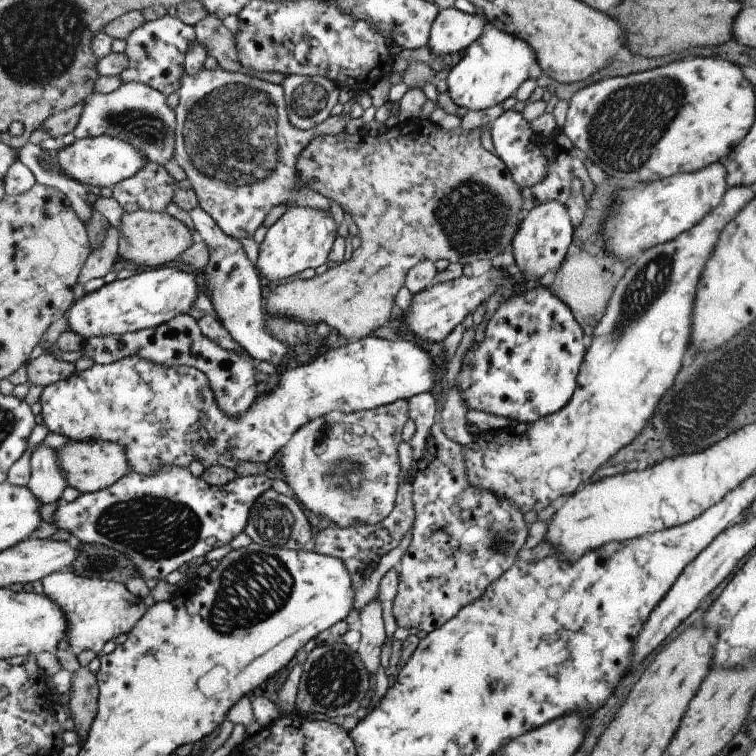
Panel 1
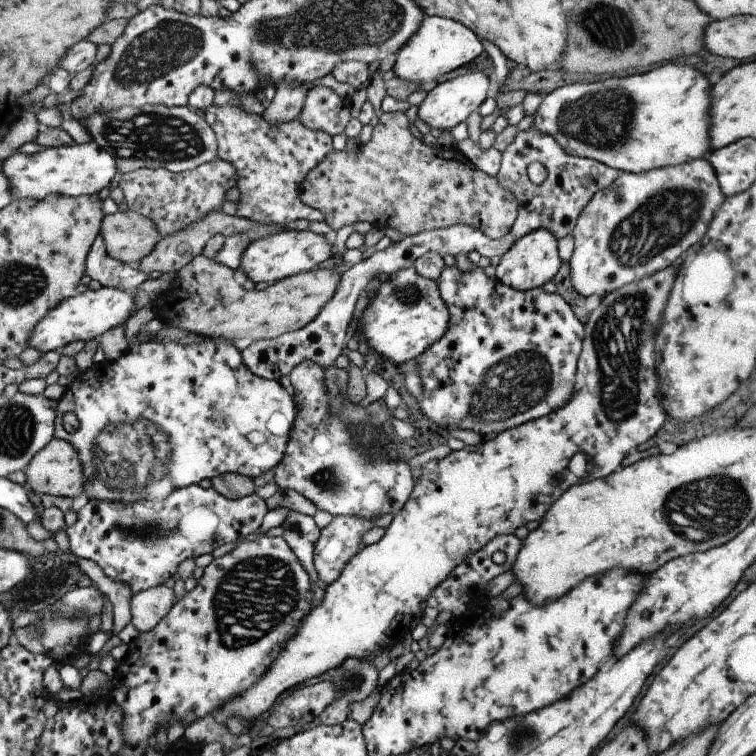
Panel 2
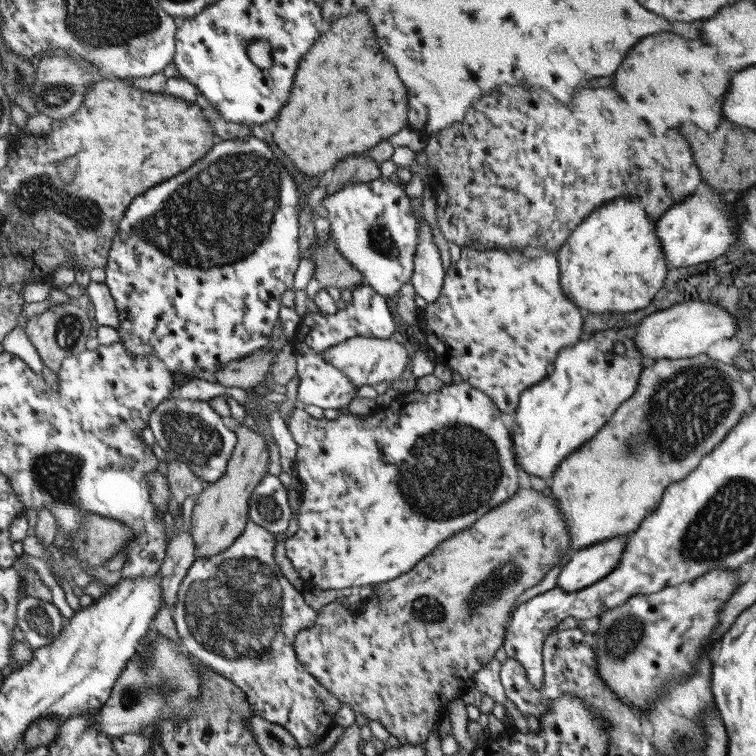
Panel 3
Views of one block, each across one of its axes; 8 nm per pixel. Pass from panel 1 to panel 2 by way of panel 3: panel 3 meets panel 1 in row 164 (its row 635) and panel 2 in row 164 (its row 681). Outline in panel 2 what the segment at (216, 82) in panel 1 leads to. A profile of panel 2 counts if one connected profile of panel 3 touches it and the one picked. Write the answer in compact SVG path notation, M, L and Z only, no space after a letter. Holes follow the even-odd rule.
M215 103L205 110L204 120L218 140L218 159L230 162L238 174L240 200L238 217L258 224L285 225L294 220L324 221L324 215L300 200L300 184L333 148L333 136L321 130L306 128L298 119L270 124L263 115L246 112L243 107Z

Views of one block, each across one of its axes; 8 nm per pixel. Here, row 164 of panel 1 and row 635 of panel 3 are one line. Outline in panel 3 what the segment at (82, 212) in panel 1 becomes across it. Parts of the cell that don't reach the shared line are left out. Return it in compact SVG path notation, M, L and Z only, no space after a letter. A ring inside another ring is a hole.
M26 597L17 606L17 625L33 649L45 647L60 634L66 618L54 603Z

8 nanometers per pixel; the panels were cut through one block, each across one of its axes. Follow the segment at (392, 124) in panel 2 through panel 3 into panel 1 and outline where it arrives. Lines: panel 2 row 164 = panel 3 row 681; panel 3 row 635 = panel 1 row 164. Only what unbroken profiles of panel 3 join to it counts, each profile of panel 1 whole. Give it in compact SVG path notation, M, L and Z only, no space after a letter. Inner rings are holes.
M416 119L399 123L393 127L388 127L385 132L377 136L369 135L369 130L366 126L358 130L356 134L348 134L345 130L340 134L319 136L314 138L302 152L300 158L296 162L296 170L298 170L298 178L300 178L300 188L310 188L318 194L323 194L327 199L336 200L336 204L340 206L345 212L348 212L355 220L360 233L360 246L353 250L351 259L347 261L338 261L338 265L329 267L322 274L316 274L310 279L296 279L286 284L280 284L274 290L270 291L269 297L266 300L266 310L268 316L276 318L294 318L300 322L306 322L310 326L324 322L330 328L336 329L340 336L344 336L350 342L360 340L370 334L374 334L380 326L387 326L390 316L392 316L392 308L394 308L394 299L398 290L405 286L405 278L408 271L419 262L426 260L444 259L449 263L460 263L461 265L478 262L478 260L490 260L502 254L504 251L512 249L512 238L516 234L520 220L518 214L522 209L522 194L521 188L514 182L510 170L498 155L492 154L490 151L484 149L480 141L480 130L478 127L463 130L458 126L456 130L444 130L441 126L434 124L431 119Z

